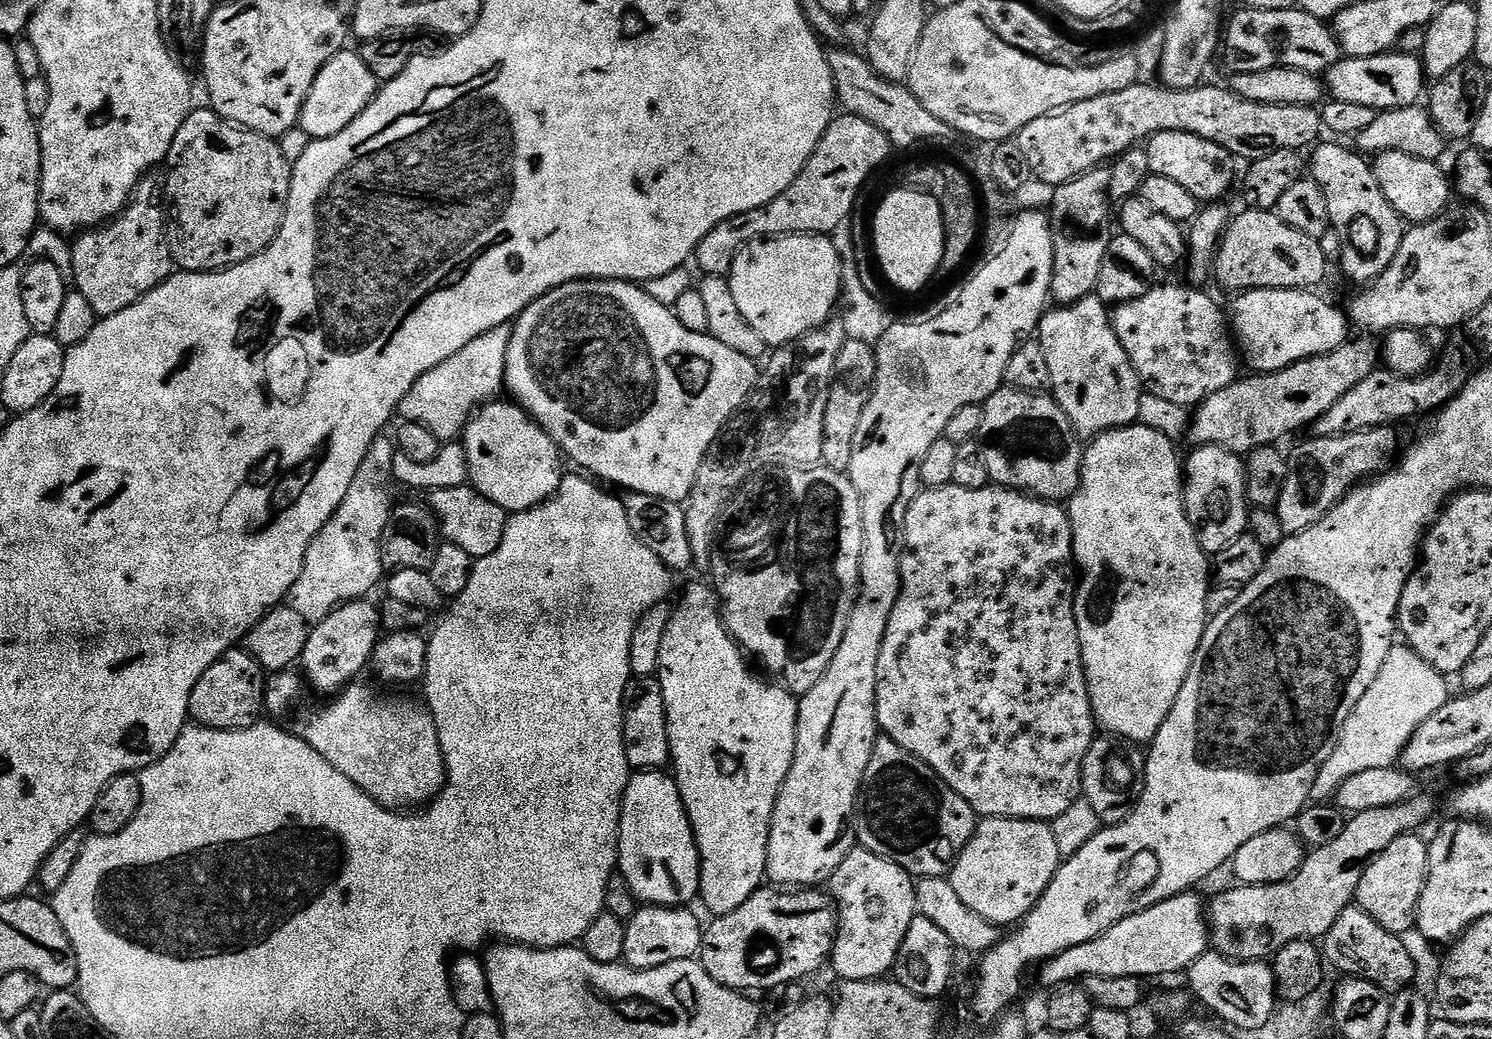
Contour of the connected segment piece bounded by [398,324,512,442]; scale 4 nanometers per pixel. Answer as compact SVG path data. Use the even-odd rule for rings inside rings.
M512 324L494 326L494 330L462 346L462 350L446 358L446 362L438 362L434 370L426 370L426 374L422 374L422 378L410 386L406 398L402 398L398 409L399 419L426 426L426 430L430 430L430 434L434 434L434 438L441 442L455 441L474 413L485 404L495 401L499 392L505 391L506 354L510 350L511 337Z

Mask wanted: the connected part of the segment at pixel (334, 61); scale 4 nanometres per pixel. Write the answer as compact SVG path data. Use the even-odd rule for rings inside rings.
M342 50L334 54L322 66L318 78L314 78L314 86L310 86L310 94L302 106L302 114L298 127L306 130L306 134L313 140L322 138L334 138L334 134L342 134L366 106L376 96L378 91L378 81L374 74L370 74L370 66L362 62L359 51Z

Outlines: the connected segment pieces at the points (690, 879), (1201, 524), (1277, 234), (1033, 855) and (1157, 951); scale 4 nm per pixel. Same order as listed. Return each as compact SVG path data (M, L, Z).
M636 770L631 773L628 777L628 785L626 786L626 790L624 791L624 801L620 803L620 842L618 845L618 872L619 875L623 876L624 880L630 886L630 890L632 891L632 895L636 897L637 901L643 902L648 906L659 906L661 908L679 908L681 906L691 905L691 900L694 901L700 895L700 851L698 850L698 846L696 845L696 836L692 832L692 823L690 822L690 818L686 814L686 810L684 809L684 803L682 802L682 794L678 790L678 786L676 785L676 777L675 775L669 774L664 770Z
M1201 444L1191 450L1182 468L1184 509L1202 550L1215 554L1249 531L1250 505L1244 492L1246 464L1233 449L1217 444Z
M1244 210L1240 217L1233 219L1220 239L1220 246L1214 257L1214 272L1228 288L1247 290L1249 288L1303 288L1315 289L1315 284L1324 280L1324 271L1330 268L1329 261L1324 259L1317 237L1302 234L1302 230L1294 230L1294 226L1286 226L1275 211L1258 212Z
M989 816L977 823L976 833L960 851L950 879L954 894L974 914L997 926L1016 926L1042 898L1061 863L1051 823Z
M1195 891L1180 892L1177 896L1166 898L1138 914L1130 914L1130 918L1122 918L1110 930L1098 934L1090 942L1082 942L1082 946L1070 946L1070 950L1062 950L1058 955L1043 961L1039 965L1040 984L1044 990L1057 988L1059 984L1071 984L1083 981L1086 976L1098 978L1134 978L1140 980L1144 976L1172 976L1175 972L1187 973L1192 963L1204 955L1210 948L1210 927L1206 919L1206 904L1196 897Z

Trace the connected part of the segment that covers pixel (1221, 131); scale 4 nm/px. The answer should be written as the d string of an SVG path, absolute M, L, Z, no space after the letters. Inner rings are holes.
M1156 82L1144 83L1131 84L1126 86L1126 90L1114 90L1114 94L1098 94L1098 98L1086 98L1082 102L1074 102L1069 108L1060 109L1059 112L1034 118L1034 122L1026 122L1026 126L1022 126L1022 130L1016 133L1014 142L1026 157L1033 177L1049 186L1065 184L1078 178L1083 172L1107 165L1127 148L1137 147L1141 142L1147 141L1148 137L1163 132L1185 132L1198 138L1206 138L1222 146L1233 158L1241 161L1244 159L1244 162L1257 160L1274 150L1304 150L1304 147L1307 149L1321 139L1322 116L1315 107L1246 102L1231 87L1215 88L1209 82L1194 88L1181 89L1165 88Z

